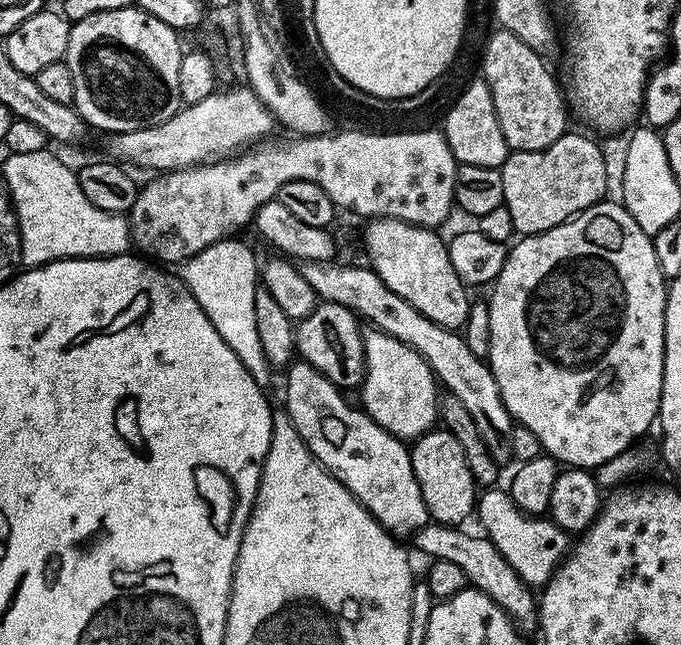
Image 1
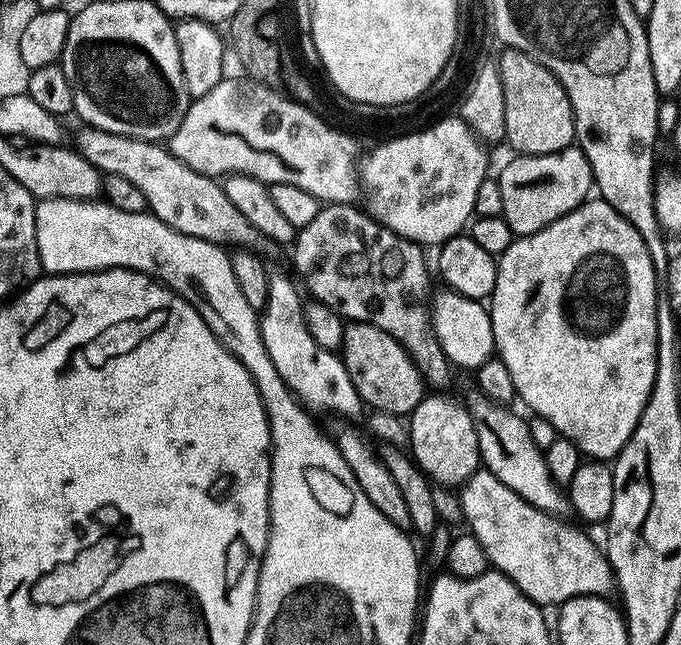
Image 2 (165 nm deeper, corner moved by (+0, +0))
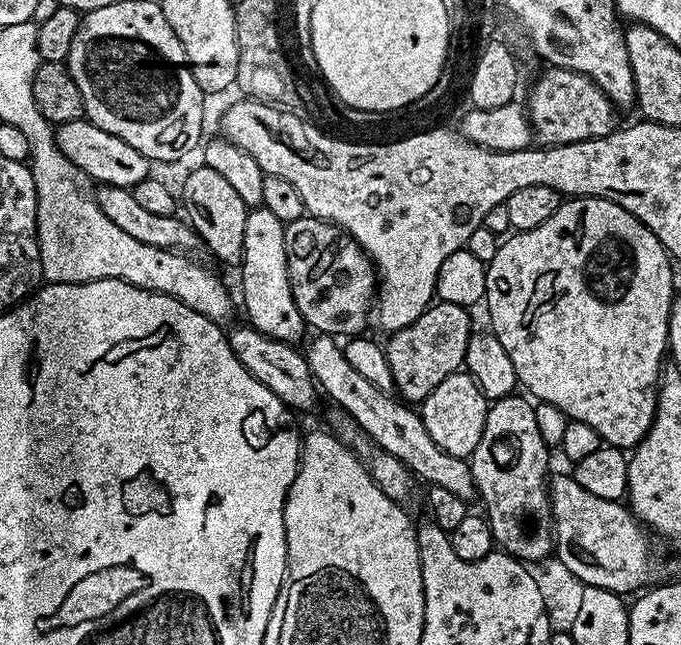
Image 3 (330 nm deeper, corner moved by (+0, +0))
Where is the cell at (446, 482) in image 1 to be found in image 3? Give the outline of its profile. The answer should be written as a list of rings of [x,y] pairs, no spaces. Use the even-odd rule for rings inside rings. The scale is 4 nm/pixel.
[[[466,370],[450,374],[419,405],[418,411],[426,426],[426,434],[446,450],[446,454],[454,454],[465,458],[471,457],[472,451],[482,438],[482,430],[486,426],[486,414],[490,401],[483,390],[474,382],[474,378]]]

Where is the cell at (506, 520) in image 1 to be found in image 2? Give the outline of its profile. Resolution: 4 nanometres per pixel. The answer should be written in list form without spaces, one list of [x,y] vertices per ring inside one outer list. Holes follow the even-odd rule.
[[[487,470],[475,472],[467,482],[459,489],[460,492],[460,512],[464,515],[464,520],[468,523],[467,531],[478,538],[478,543],[482,545],[482,550],[486,550],[486,558],[489,565],[495,571],[502,573],[526,598],[530,598],[541,606],[559,606],[575,596],[603,596],[611,597],[617,591],[616,574],[612,571],[605,549],[600,548],[580,529],[572,524],[567,524],[567,519],[559,516],[552,516],[549,512],[538,510],[530,506],[510,486],[503,482],[498,482],[494,474]]]

